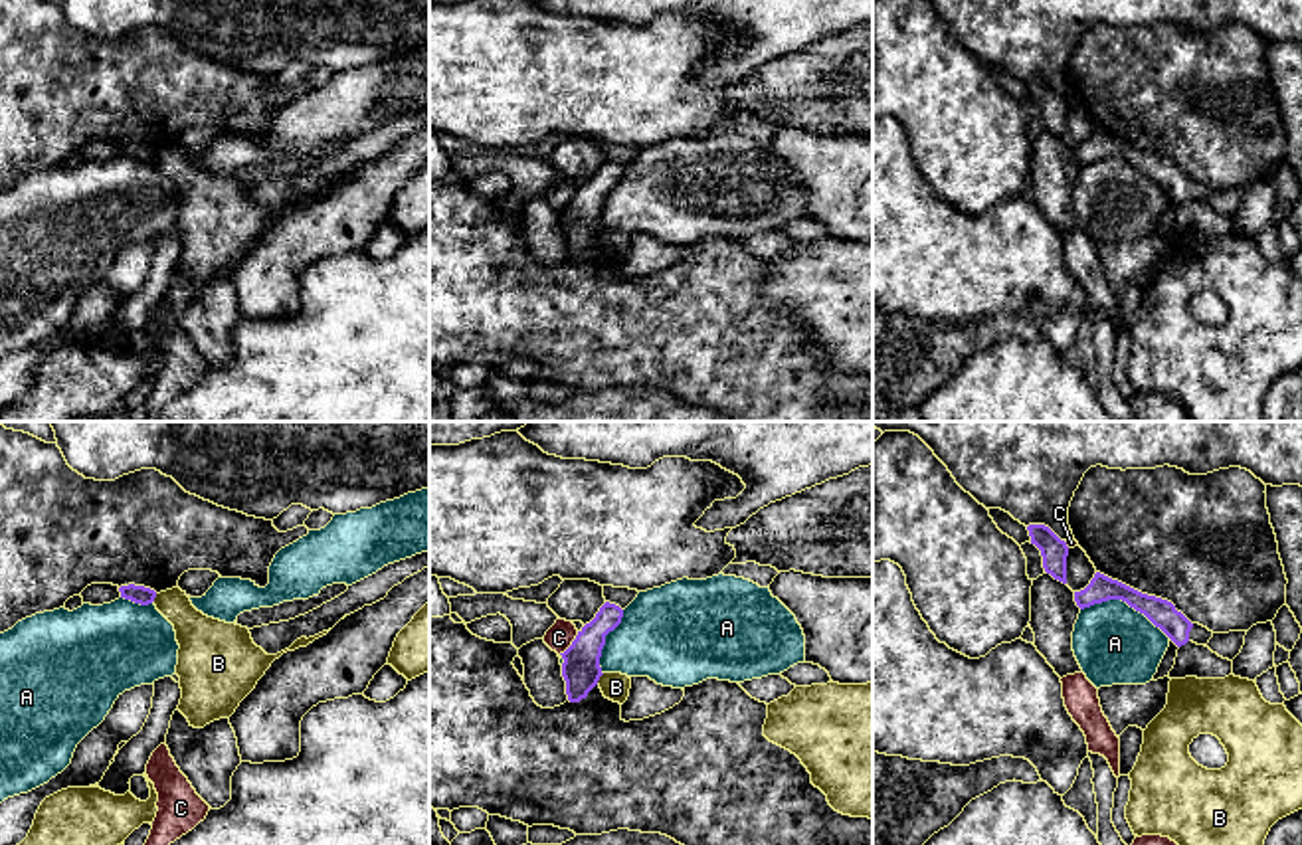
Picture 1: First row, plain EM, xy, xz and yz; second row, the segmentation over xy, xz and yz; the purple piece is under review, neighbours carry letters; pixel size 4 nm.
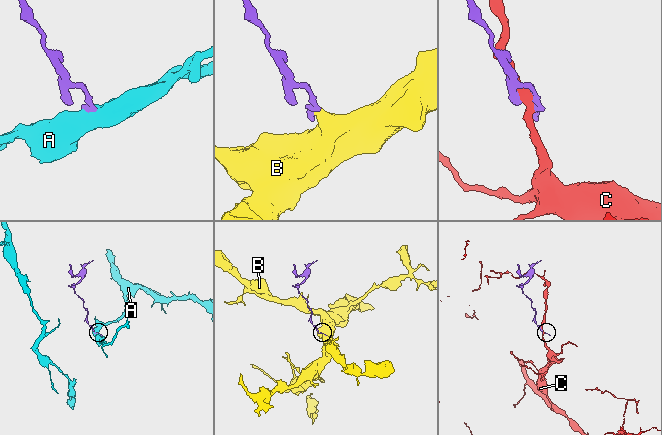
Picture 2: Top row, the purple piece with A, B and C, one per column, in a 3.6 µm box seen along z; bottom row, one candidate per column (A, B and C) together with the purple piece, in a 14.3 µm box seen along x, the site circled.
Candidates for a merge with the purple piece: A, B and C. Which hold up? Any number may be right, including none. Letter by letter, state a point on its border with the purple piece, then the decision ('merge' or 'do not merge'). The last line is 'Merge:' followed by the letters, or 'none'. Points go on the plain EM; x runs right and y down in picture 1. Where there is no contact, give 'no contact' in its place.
A: yz (1126, 159) | do not merge
B: xz (598, 236) | do not merge
C: xz (572, 200) | do not merge
Merge: none

